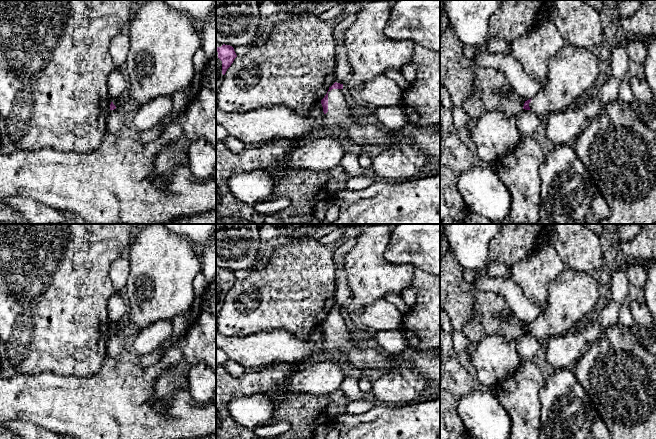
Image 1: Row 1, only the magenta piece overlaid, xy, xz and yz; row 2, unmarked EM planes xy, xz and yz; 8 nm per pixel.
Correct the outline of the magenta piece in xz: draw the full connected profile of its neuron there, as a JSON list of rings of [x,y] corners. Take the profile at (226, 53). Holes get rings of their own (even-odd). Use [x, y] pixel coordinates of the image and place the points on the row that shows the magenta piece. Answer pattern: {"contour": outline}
{"contour": [[[216,41],[216,125],[222,125],[228,135],[239,139],[244,144],[265,143],[275,138],[293,140],[308,137],[323,128],[332,128],[337,131],[345,131],[353,144],[363,147],[374,145],[385,149],[396,146],[401,137],[409,137],[429,160],[440,160],[440,125],[422,127],[407,123],[405,127],[392,131],[384,129],[378,124],[360,124],[354,118],[354,109],[349,105],[349,98],[343,91],[343,84],[337,82],[329,87],[327,94],[321,100],[324,114],[317,118],[307,117],[306,114],[297,114],[282,105],[245,113],[221,110],[217,103],[218,90],[227,69],[236,57],[237,55],[232,46]]]}

